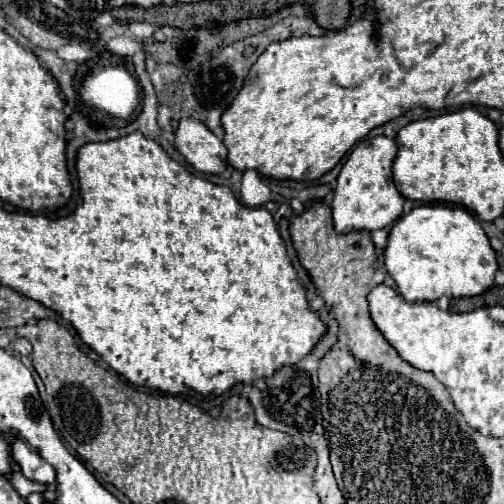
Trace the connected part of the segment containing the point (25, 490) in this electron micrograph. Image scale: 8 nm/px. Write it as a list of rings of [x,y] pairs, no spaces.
[[[12,472],[12,474],[8,476],[8,480],[10,480],[10,484],[12,484],[22,496],[28,496],[28,494],[32,494],[32,492],[46,492],[46,490],[52,490],[52,492],[54,492],[54,486],[28,480],[22,472]]]

